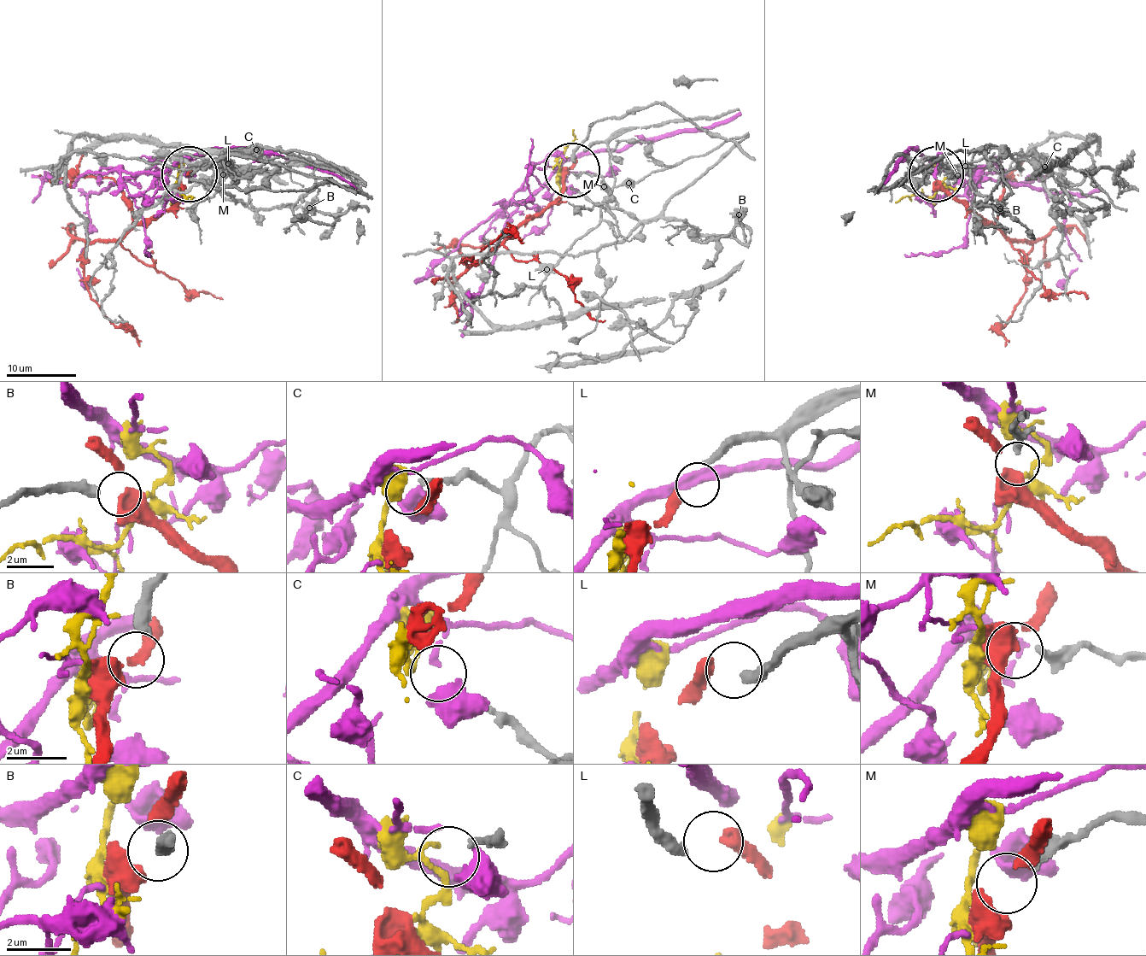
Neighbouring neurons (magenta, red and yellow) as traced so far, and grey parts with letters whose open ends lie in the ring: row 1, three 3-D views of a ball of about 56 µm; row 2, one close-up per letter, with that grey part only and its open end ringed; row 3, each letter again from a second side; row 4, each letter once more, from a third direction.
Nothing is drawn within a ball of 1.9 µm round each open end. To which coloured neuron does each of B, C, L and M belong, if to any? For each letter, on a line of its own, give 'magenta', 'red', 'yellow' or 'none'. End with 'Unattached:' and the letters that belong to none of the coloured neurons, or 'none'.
B: none
C: yellow
L: red
M: none
Unattached: B, M

